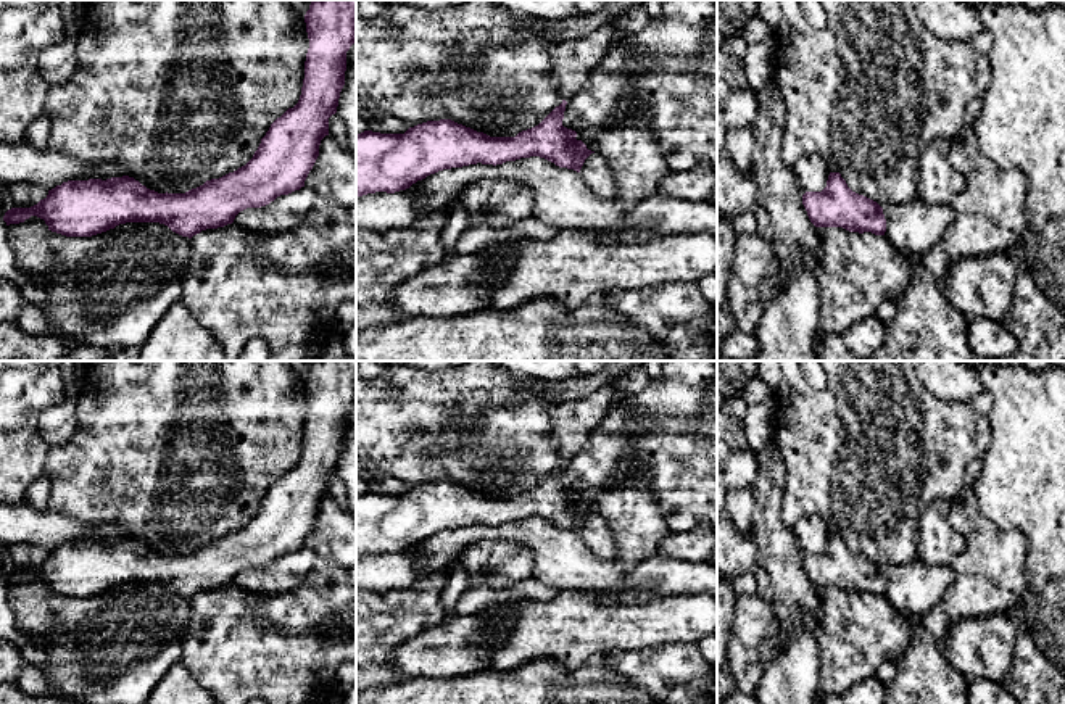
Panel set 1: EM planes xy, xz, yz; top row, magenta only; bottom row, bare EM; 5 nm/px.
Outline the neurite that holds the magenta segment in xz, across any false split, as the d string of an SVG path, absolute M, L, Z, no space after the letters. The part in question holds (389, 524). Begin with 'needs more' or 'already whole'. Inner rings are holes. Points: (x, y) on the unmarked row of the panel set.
already whole; M562 461L538 487L519 493L516 498L490 498L451 480L427 482L409 488L404 495L380 495L364 491L356 495L356 559L409 549L417 541L443 530L469 525L503 525L520 519L540 517L559 528L580 533L585 520L595 514L577 501L577 493L562 487L567 462Z

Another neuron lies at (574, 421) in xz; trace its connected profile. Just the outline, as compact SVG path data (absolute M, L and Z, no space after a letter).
M603 387L583 398L559 403L551 409L553 440L562 461L570 461L591 437L593 430L609 412L619 391Z

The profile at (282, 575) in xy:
M305 546L288 556L277 557L266 567L240 572L234 585L240 590L266 596L284 594L300 586L317 562L317 556Z

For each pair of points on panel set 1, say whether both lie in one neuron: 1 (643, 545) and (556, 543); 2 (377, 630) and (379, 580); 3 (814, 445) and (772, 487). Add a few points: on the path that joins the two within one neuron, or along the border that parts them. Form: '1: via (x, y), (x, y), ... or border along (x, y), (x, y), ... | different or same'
1: border along (653, 554), (630, 567), (614, 559) | different
2: border along (416, 583), (400, 592), (372, 593) | different
3: border along (775, 437), (785, 463), (782, 511) | different

